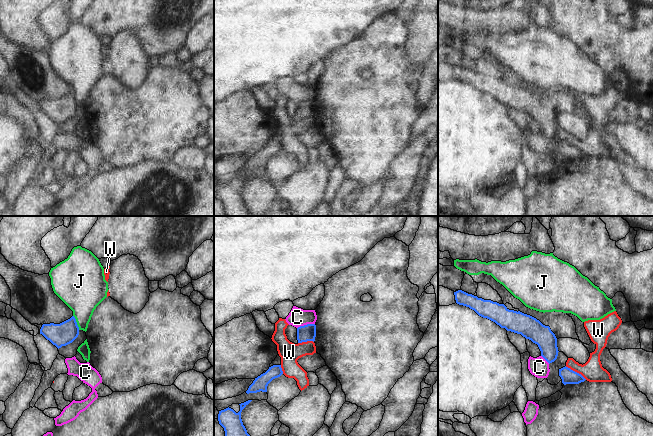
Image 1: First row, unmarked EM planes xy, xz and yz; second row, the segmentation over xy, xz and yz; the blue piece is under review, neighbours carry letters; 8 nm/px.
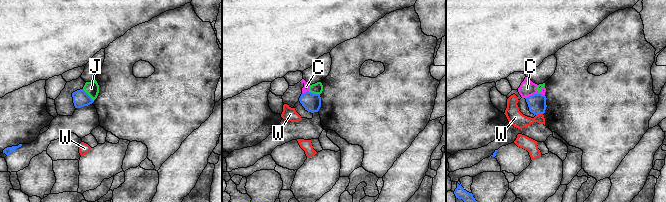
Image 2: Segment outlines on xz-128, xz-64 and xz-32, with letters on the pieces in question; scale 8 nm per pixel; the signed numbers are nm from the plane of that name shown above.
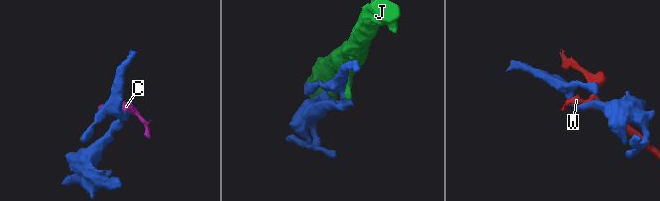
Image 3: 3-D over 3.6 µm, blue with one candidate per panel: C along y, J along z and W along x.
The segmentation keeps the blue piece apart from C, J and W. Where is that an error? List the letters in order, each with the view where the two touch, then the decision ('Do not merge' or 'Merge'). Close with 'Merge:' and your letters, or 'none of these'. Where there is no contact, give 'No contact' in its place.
C: Touches blue in xz. Do not merge
J: Touches blue in xy. Do not merge
W: Touches blue in yz. Do not merge
Merge: none of these

